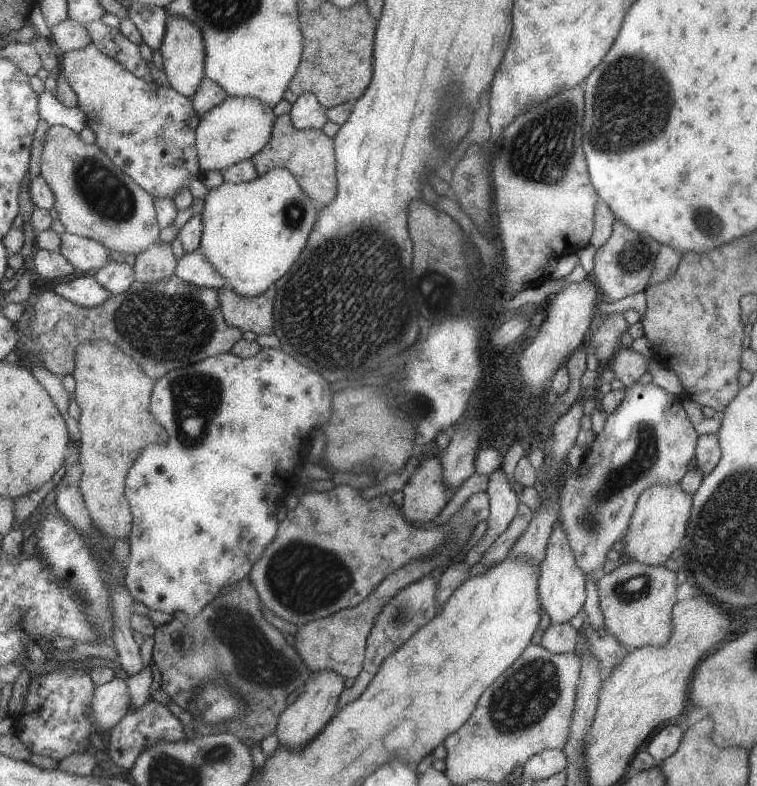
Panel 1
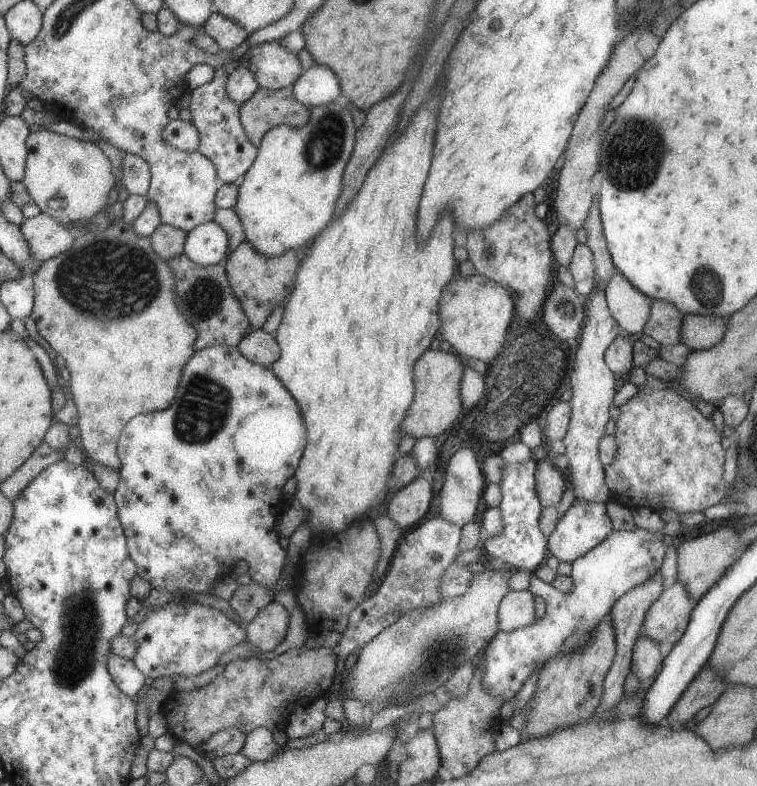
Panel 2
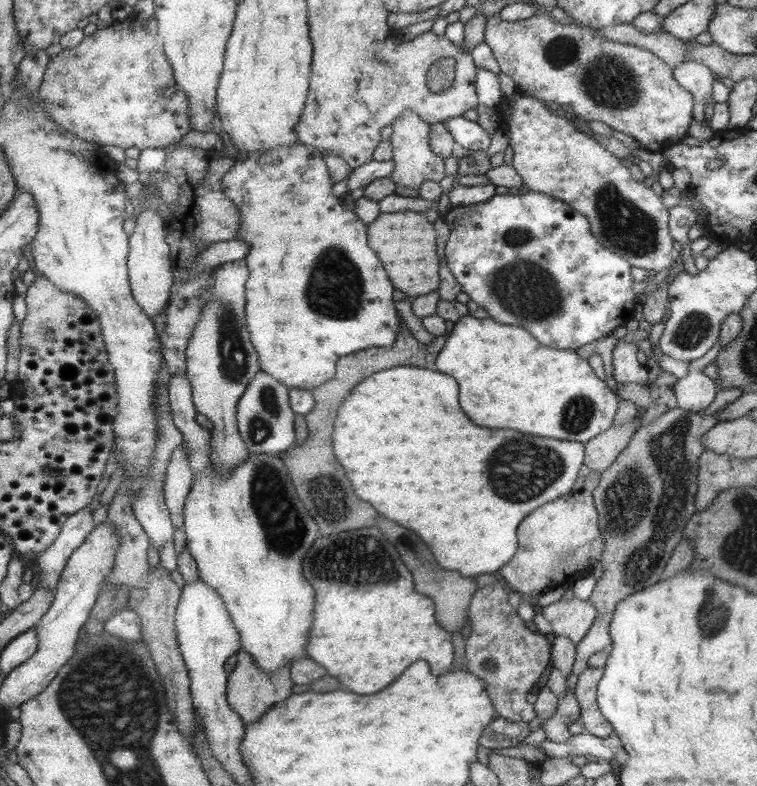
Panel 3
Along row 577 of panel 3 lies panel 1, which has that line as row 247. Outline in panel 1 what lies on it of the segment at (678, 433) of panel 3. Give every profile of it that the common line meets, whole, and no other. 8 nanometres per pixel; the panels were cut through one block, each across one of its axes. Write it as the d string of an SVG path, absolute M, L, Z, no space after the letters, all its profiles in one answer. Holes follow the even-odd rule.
M618 219L614 220L612 228L610 238L594 253L593 270L589 276L601 290L601 295L605 294L605 298L614 302L645 290L661 244L649 236L634 232Z

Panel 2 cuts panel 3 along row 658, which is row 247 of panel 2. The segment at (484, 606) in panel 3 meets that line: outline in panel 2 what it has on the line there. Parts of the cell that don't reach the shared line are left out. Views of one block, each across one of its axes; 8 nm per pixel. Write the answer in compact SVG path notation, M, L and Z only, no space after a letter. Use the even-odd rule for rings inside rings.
M532 193L525 194L491 227L467 232L465 249L476 274L496 282L510 293L523 292L529 288L529 294L539 294L541 300L551 286L552 250L549 250L547 226L533 214L533 208L535 202Z

